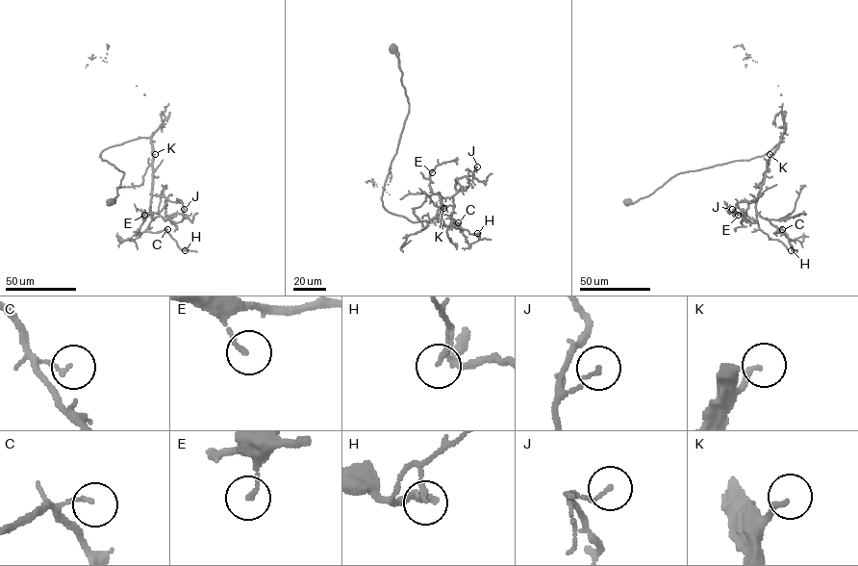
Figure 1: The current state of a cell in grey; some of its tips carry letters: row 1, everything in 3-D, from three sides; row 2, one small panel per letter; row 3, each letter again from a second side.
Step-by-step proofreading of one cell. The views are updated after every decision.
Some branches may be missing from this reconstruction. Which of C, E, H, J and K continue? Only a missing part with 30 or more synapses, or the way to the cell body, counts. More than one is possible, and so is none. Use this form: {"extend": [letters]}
{"extend": ["K"]}

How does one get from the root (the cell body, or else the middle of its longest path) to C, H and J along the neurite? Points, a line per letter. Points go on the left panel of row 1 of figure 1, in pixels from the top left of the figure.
C: (110, 202), (117, 195), (124, 173), (100, 153), (149, 138), (152, 219), (146, 230), (167, 229)
H: (110, 202), (117, 195), (124, 173), (100, 153), (149, 138), (152, 219), (146, 230), (164, 229), (185, 250)
J: (110, 202), (117, 195), (124, 173), (100, 153), (149, 138), (151, 194), (181, 201), (184, 209)

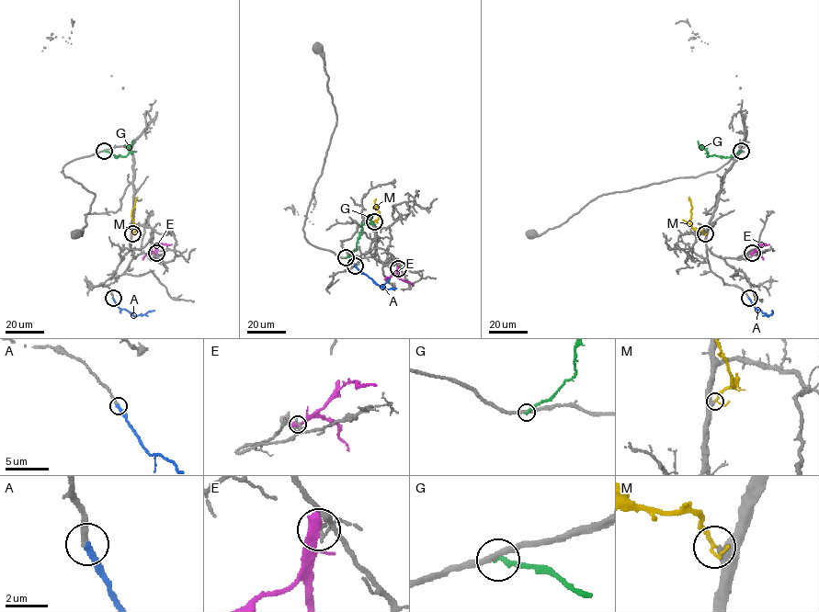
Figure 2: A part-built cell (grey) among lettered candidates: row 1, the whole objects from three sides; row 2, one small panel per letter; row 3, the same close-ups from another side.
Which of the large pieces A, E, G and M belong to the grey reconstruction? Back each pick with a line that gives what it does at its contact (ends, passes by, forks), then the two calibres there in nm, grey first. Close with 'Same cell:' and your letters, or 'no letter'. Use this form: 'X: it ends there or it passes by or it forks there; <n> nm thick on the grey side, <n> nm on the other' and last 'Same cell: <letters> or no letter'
A: it ends there; 280 nm thick on the grey side, 320 nm on the other
M: it passes by; 320 nm thick on the grey side, 130 nm on the other
Same cell: A, M

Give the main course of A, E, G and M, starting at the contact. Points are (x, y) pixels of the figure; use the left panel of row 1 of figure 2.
A: (113, 298), (119, 308), (135, 316), (154, 311)
E: (156, 254), (158, 244), (172, 244)
G: (104, 151), (115, 157), (126, 156), (131, 141)
M: (132, 233), (137, 230), (131, 210), (137, 197)

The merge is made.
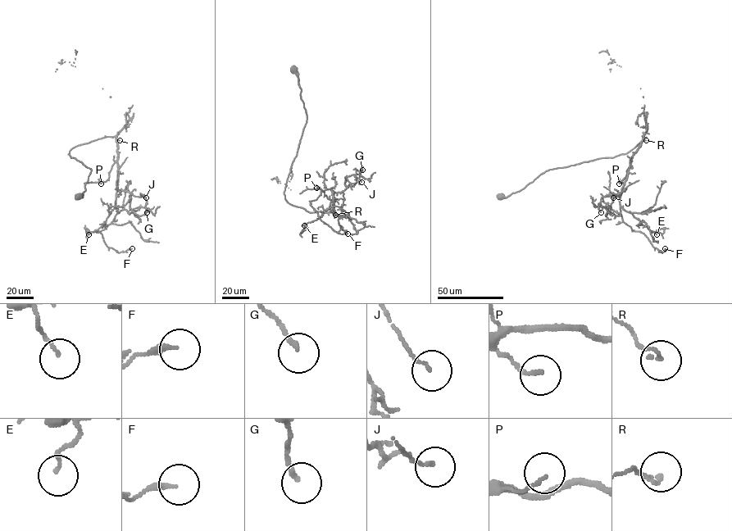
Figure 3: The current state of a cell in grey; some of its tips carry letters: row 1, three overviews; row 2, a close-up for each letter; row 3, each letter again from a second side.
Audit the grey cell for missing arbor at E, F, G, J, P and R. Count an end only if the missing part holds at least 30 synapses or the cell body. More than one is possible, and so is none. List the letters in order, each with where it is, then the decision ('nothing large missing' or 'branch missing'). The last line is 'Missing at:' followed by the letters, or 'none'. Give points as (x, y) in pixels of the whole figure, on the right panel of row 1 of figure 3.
E: place (656, 234); nothing large missing
F: place (665, 248); nothing large missing
G: place (601, 212); nothing large missing
J: place (613, 197); nothing large missing
P: place (619, 183); nothing large missing
R: place (646, 140); nothing large missing
Missing at: none

